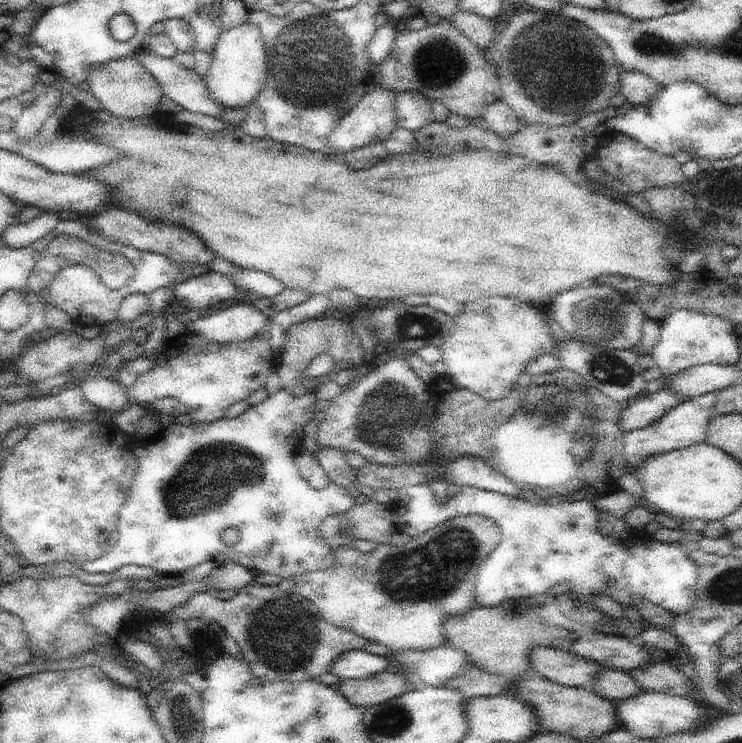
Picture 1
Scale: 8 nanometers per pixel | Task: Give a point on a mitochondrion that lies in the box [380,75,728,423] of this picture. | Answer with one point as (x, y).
(604, 318)

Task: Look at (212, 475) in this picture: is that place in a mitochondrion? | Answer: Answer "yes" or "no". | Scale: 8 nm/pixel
yes

